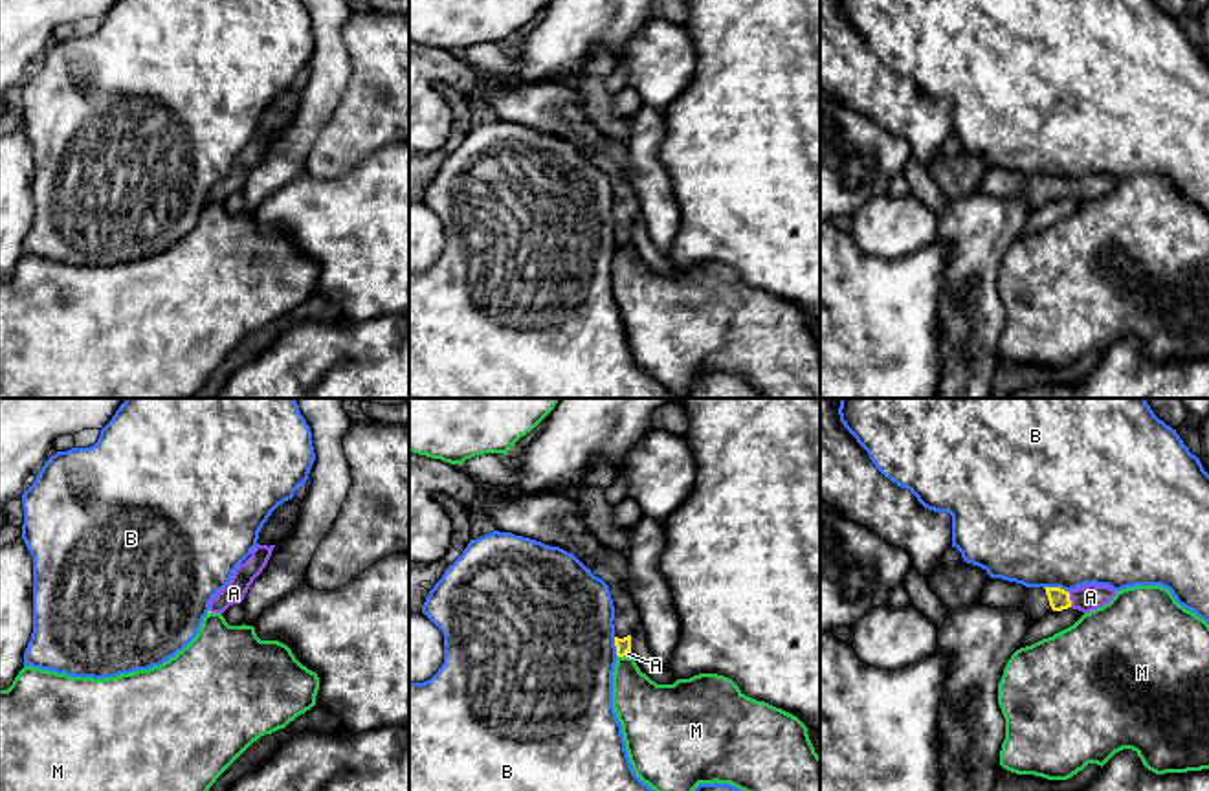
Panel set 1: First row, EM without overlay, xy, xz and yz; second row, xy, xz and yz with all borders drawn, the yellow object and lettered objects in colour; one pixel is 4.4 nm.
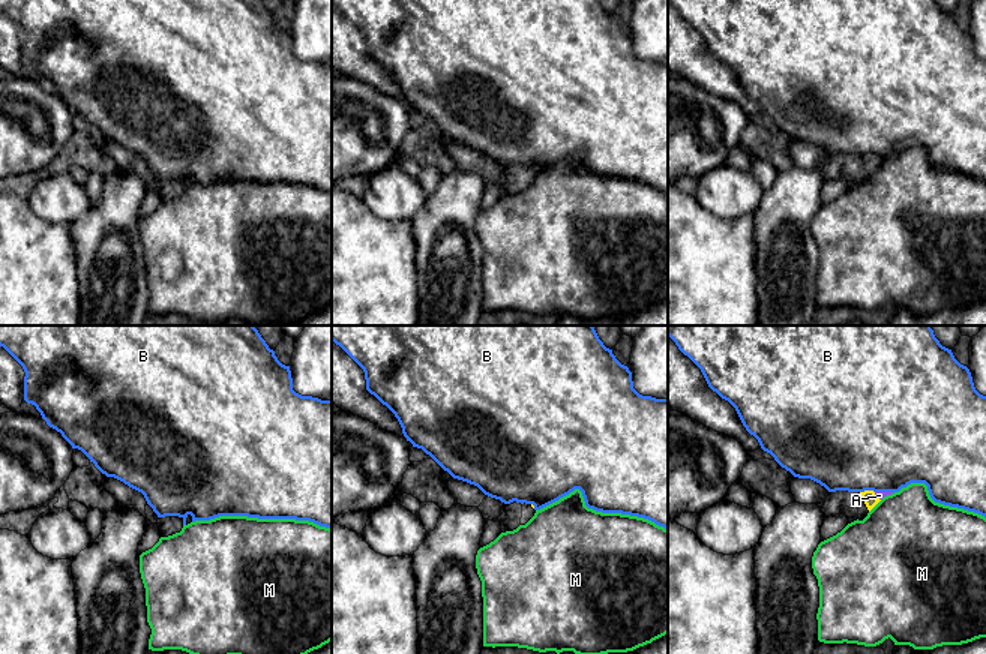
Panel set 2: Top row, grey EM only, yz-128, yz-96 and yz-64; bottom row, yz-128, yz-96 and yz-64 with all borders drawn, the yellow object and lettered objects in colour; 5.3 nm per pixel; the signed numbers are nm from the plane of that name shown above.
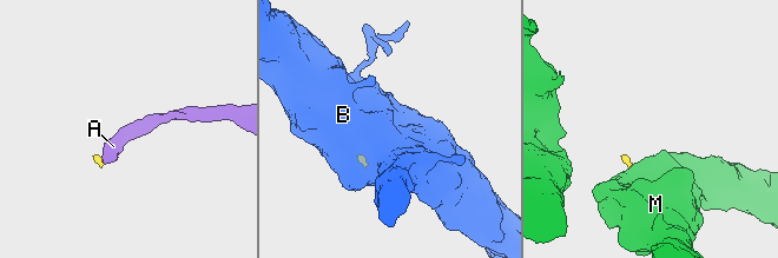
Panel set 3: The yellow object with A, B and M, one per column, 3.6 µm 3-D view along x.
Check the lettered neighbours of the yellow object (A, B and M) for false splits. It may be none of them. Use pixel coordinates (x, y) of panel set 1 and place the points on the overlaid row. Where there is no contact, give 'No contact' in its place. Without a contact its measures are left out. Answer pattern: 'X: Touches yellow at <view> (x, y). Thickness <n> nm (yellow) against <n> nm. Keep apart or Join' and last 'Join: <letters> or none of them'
A: Touches yellow at yz (1070, 601). Thickness 90 nm (yellow) against 120 nm. Join
B: Touches yellow at yz (1057, 588). Thickness 90 nm (yellow) against 500 nm. Keep apart
M: Touches yellow at xz (621, 656). Thickness 60 nm (yellow) against 240 nm. Keep apart
Join: A

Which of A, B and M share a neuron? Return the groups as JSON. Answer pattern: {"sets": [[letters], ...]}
{"sets": [["A"], ["B"], ["M"]]}

